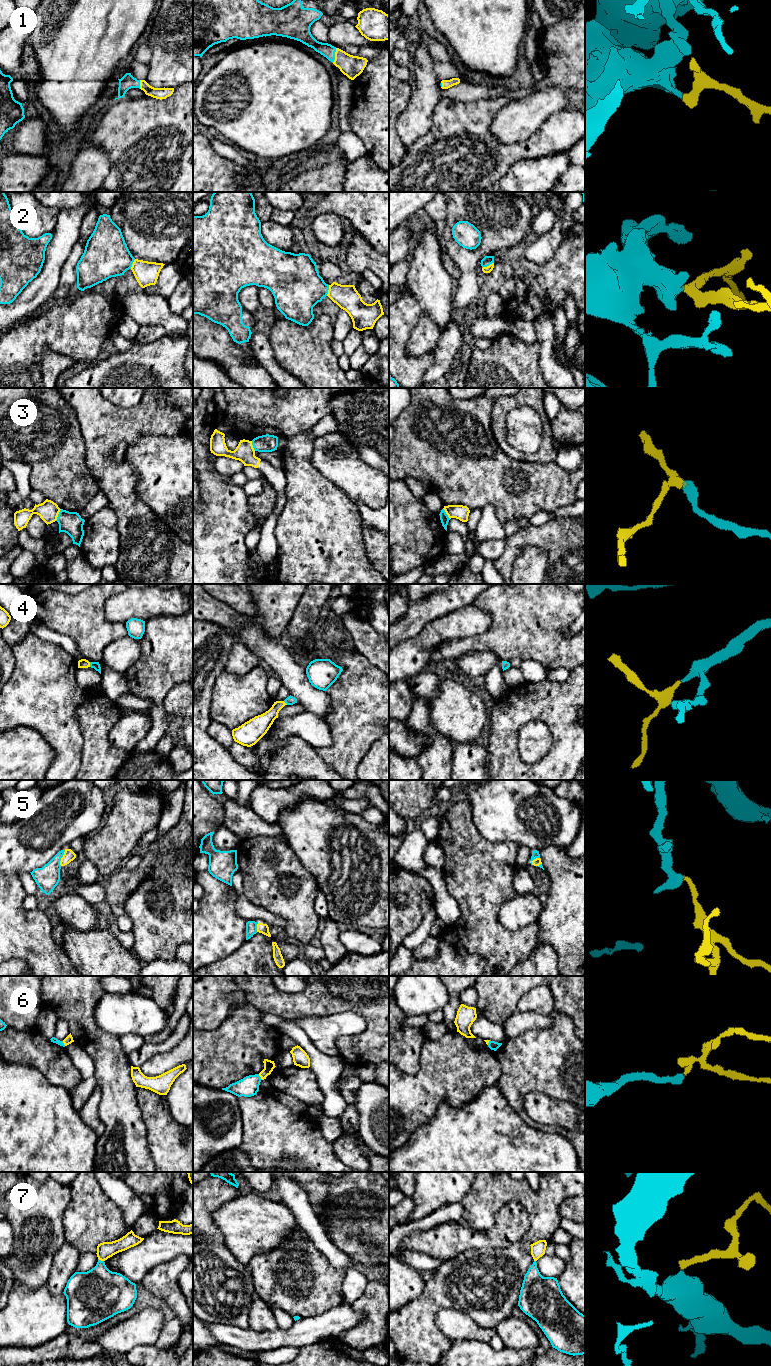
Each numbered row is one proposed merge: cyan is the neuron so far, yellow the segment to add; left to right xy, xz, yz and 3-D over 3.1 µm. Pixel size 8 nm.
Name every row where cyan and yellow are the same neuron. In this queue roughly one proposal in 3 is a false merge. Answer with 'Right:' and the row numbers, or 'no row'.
Right: 1, 2, 4, 6, 7

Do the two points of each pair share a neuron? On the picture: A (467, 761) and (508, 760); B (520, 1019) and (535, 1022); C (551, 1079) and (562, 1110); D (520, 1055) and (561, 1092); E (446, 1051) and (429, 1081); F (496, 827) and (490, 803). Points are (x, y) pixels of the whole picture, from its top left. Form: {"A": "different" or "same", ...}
{"A": "different", "B": "same", "C": "different", "D": "same", "E": "same", "F": "same"}

